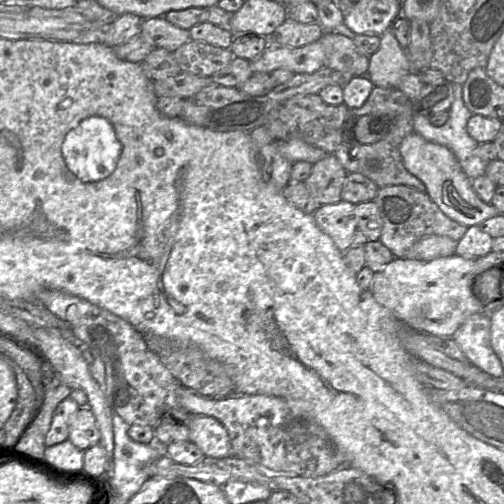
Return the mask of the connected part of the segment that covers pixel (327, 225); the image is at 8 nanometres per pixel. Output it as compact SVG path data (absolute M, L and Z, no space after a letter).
M340 200L334 204L321 205L312 215L317 226L333 240L341 252L344 253L353 246L353 235L357 229L355 204Z

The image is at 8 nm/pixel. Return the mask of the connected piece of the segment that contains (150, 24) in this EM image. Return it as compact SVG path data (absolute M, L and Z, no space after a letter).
M165 17L144 19L140 34L154 48L164 48L171 52L192 40L189 30L171 24Z

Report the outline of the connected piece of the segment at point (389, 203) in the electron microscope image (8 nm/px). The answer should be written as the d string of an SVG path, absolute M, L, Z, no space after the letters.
M393 185L379 188L373 201L377 204L383 221L379 240L397 258L406 257L408 250L427 236L447 236L459 241L467 230L467 226L445 215L427 193L410 186Z

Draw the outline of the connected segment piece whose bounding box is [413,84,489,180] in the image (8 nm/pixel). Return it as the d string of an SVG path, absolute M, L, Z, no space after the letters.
M453 84L454 101L450 107L449 119L442 126L434 126L426 116L413 116L414 131L427 141L445 146L457 158L464 173L475 179L486 172L487 164L475 154L479 143L467 131L467 124L473 113L463 101L463 85Z

